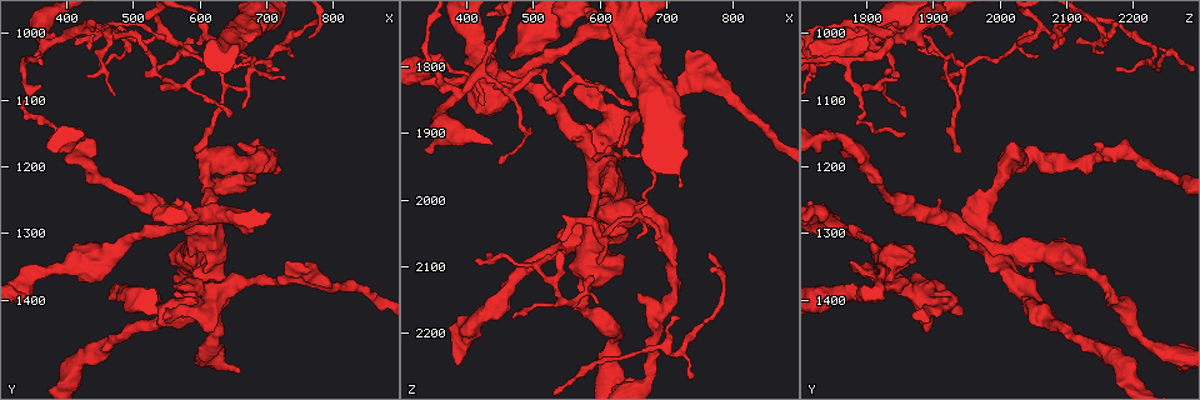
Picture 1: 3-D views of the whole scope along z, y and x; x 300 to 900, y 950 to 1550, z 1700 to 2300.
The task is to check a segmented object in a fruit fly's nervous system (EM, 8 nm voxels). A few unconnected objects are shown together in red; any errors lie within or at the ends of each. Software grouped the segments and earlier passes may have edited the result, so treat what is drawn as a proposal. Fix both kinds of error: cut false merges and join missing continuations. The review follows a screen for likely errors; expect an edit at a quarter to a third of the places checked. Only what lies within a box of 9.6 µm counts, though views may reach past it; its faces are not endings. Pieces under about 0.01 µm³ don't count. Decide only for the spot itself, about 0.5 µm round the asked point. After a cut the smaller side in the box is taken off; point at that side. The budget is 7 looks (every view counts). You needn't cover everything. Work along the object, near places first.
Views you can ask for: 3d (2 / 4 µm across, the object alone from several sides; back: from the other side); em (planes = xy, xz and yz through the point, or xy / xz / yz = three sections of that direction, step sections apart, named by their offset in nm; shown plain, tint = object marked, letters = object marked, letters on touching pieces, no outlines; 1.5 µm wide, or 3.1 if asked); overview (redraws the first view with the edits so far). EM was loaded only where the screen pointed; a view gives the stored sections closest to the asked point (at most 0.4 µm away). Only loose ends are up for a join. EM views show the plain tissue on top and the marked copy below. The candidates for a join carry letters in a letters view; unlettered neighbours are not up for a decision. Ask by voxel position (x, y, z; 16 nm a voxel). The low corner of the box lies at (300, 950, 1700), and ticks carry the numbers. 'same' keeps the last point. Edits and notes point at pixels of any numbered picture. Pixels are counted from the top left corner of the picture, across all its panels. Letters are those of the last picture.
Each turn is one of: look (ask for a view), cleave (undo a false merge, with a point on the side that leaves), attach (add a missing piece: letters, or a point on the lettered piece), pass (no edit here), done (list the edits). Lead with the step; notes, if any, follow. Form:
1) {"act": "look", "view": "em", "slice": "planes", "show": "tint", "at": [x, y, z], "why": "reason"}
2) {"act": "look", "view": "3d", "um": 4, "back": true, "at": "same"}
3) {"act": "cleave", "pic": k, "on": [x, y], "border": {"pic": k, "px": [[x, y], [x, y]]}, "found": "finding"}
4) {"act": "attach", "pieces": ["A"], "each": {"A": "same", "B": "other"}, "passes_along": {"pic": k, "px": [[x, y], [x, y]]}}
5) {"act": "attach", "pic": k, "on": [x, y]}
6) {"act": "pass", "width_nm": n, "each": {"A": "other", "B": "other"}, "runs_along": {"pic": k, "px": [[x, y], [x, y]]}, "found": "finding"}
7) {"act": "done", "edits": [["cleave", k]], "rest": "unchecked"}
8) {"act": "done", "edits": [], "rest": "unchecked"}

{"act": "look", "view": "3d", "um": 4, "back": true, "at": [335, 1040, 1775], "why": "three arms meet"}

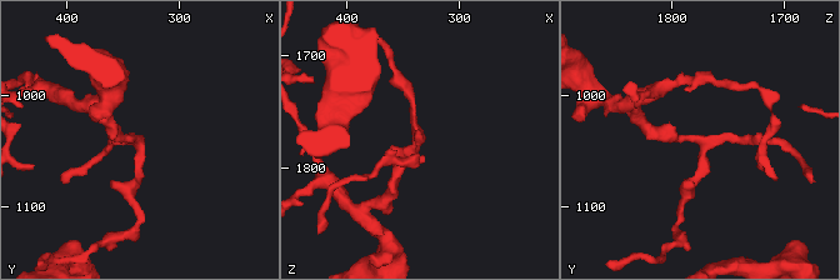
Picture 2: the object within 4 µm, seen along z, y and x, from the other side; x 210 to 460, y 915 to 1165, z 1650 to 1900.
{"act": "look", "view": "em", "slice": "planes", "show": "tint", "at": [336, 1038, 1776], "arms": 3, "why": "need the tissue"}

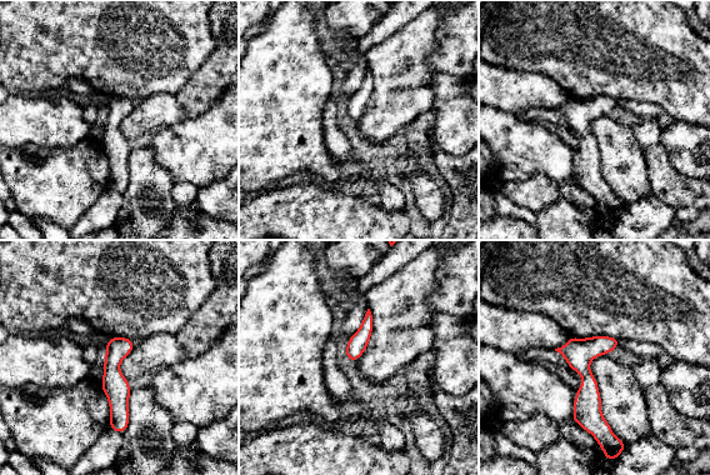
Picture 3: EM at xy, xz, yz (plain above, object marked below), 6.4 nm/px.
{"act": "look", "view": "em", "slice": "planes", "show": "letters", "at": "same"}

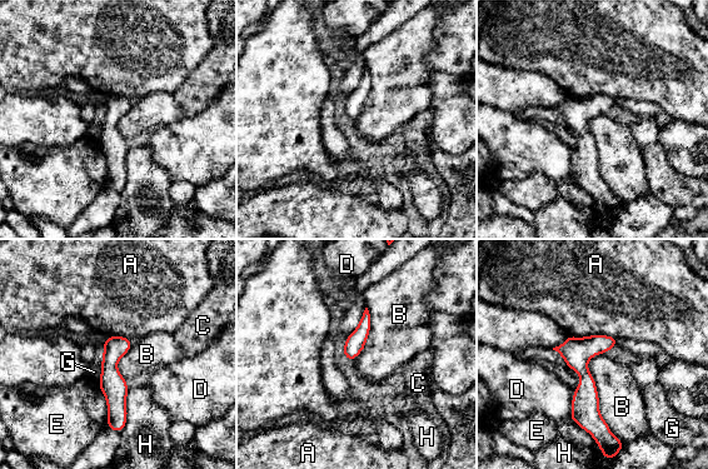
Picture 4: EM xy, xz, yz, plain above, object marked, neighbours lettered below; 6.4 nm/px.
{"act": "pass", "each": {"A": "other", "B": "other", "C": "other", "D": "other", "E": "other", "G": "other", "H": "other"}, "found": "all the same neuron"}

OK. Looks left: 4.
{"act": "look", "view": "3d", "um": 4, "back": true, "at": [545, 1430, 1875], "why": "branch stops here"}

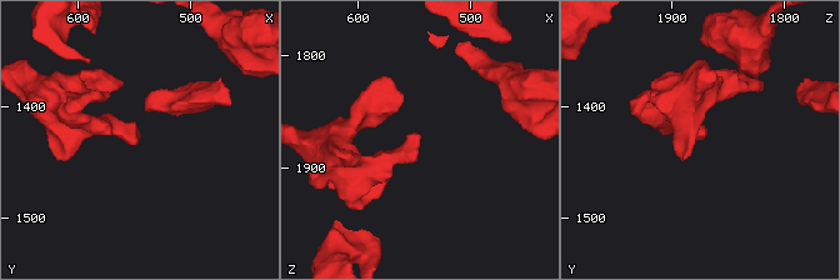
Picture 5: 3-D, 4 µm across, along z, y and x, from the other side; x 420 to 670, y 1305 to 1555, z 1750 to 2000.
{"act": "look", "view": "em", "slice": "planes", "show": "letters", "at": [544, 1428, 1872]}

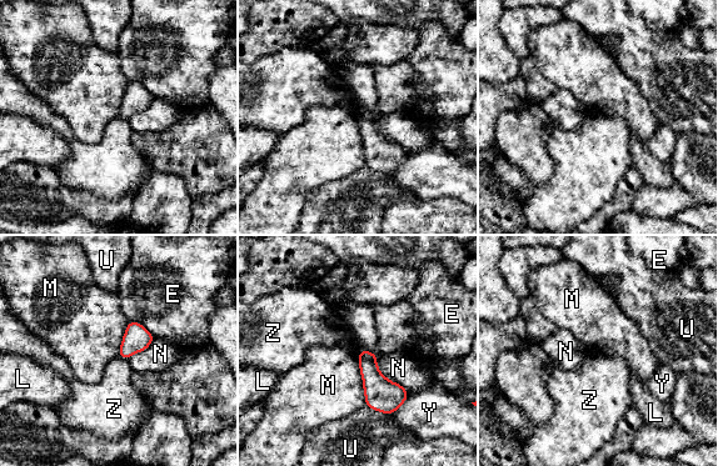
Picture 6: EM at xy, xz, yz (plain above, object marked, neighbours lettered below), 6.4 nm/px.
{"act": "pass", "width_nm": 120, "each": {"E": "other", "L": "other", "M": "other", "N": "other", "U": "other", "Y": "other", "Z": "other"}, "border": {"pic": 6, "px": [[119, 355], [126, 360]]}, "found": "none of them fits"}

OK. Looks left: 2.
{"act": "done", "edits": [], "rest": "unchecked"}

